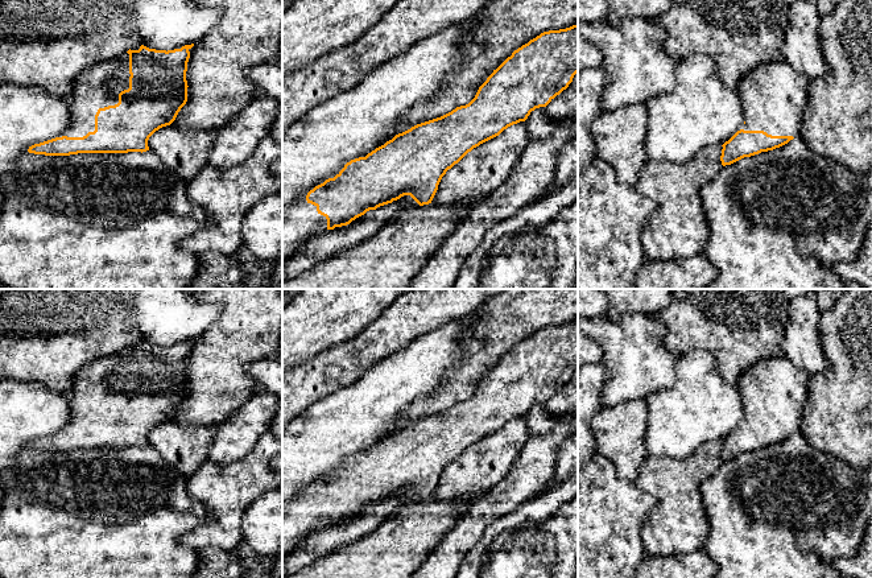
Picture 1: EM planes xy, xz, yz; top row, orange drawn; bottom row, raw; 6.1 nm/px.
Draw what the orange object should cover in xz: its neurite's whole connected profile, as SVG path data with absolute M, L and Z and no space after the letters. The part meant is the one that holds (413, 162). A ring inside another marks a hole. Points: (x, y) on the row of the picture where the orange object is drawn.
M578 24L566 29L544 32L512 53L479 87L475 98L451 112L417 124L396 135L365 157L351 160L334 177L315 186L306 197L282 211L282 264L285 264L309 238L350 224L369 210L410 195L420 206L431 203L442 177L468 152L499 136L508 127L525 121L532 111L546 107L557 95L569 87L578 73Z

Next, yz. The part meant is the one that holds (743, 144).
M784 59L752 69L736 88L745 124L722 145L722 165L773 150L801 137L810 82Z

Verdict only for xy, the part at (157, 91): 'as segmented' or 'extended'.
extended

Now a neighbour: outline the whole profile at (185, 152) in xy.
M166 125L148 140L156 153L179 178L190 181L206 165L212 149L216 129L185 129Z

